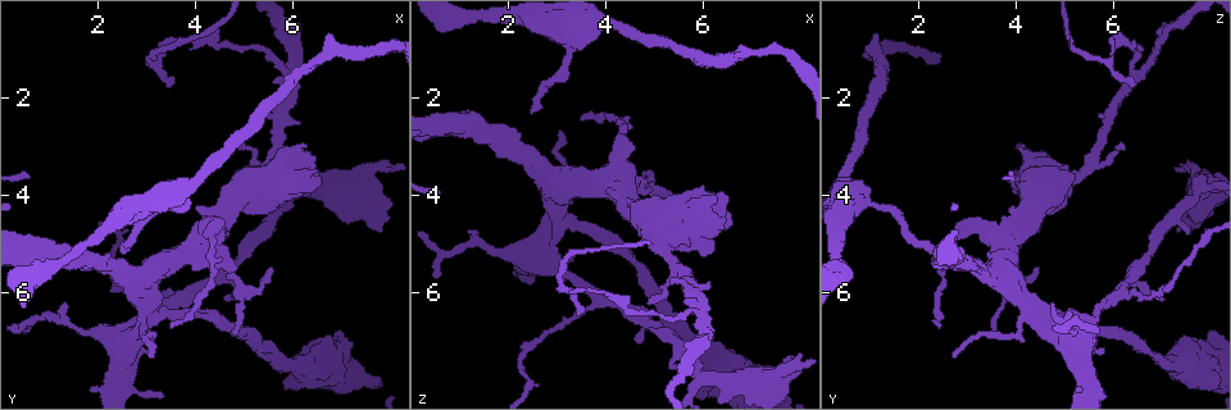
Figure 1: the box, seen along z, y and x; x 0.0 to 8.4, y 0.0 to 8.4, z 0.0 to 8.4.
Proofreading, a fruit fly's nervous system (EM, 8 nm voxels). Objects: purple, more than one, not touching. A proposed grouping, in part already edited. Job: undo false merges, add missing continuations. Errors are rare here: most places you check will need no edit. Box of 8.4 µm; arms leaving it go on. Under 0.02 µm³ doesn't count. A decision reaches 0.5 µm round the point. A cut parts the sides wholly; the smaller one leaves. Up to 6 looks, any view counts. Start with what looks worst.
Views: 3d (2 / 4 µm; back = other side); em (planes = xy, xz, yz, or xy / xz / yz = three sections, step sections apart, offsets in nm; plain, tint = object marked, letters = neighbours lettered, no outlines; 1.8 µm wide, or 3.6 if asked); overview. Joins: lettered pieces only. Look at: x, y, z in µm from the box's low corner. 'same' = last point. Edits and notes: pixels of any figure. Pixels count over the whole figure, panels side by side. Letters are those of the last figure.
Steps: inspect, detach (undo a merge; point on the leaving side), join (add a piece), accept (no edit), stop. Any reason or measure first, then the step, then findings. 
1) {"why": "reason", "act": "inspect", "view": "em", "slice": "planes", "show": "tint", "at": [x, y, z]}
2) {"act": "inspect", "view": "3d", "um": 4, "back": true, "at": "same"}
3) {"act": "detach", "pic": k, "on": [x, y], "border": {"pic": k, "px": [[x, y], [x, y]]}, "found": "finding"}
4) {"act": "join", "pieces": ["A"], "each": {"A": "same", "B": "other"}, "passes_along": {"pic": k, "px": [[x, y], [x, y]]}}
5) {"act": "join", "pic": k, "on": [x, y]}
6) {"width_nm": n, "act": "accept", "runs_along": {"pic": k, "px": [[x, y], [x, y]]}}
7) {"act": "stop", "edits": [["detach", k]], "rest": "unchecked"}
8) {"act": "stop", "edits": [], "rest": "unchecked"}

{"act": "inspect", "view": "3d", "um": 4, "at": [2.95, 6.15, 4.15]}

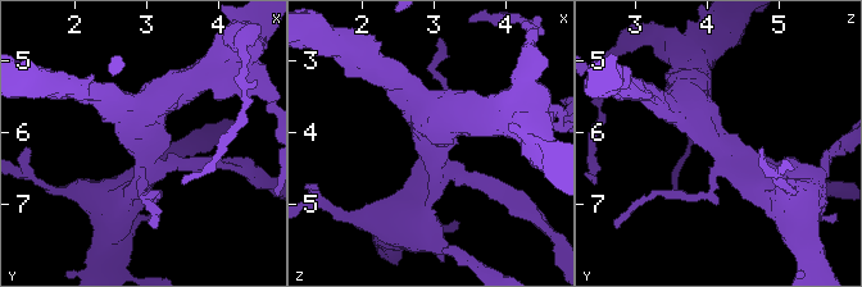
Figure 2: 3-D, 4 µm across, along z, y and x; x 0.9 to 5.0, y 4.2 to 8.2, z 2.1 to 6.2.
{"act": "inspect", "view": "em", "slice": "xy", "step": 4, "show": "letters", "at": [2.90, 6.20, 4.15]}

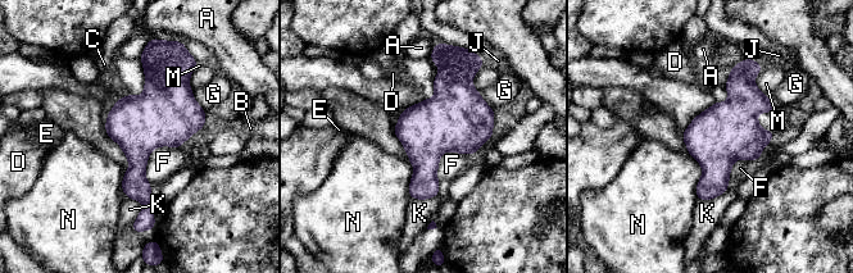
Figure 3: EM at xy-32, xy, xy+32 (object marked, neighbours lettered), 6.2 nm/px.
{"act": "accept", "each": {"A": "other", "B": "other", "C": "other", "D": "other", "E": "other", "F": "other", "G": "other", "J": "other", "K": "other", "M": "other", "N": "other"}, "border": {"pic": 3, "px": [[178, 148], [149, 154], [149, 183]]}, "found": "all the same neuron"}

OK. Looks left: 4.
{"why": "a narrow waist", "act": "inspect", "view": "3d", "um": 2, "at": [3.85, 6.00, 6.10]}

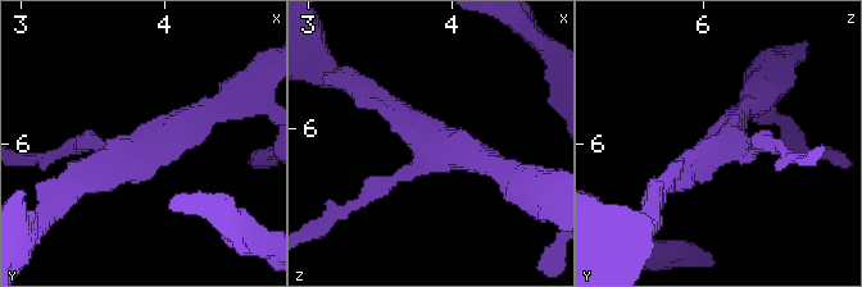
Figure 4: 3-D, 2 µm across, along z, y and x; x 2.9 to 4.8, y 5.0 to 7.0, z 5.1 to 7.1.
{"arms": 3, "why": "shape alone is not enough", "act": "inspect", "view": "em", "slice": "yz", "step": 16, "show": "tint", "at": [3.82, 6.08, 6.08]}

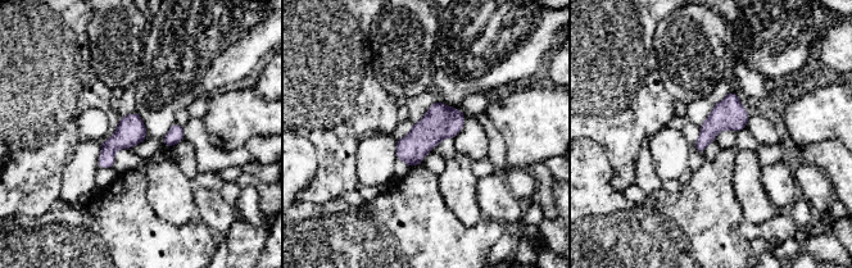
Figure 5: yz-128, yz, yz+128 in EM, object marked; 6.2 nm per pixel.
{"act": "inspect", "view": "em", "slice": "planes", "show": "letters", "at": "same"}

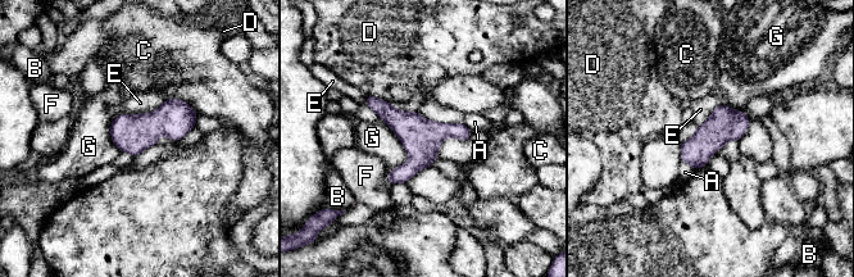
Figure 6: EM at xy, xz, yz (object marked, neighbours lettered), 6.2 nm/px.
{"width_nm": 220, "longest_contact_nm": ["G", 340], "act": "accept", "each": {"A": "other", "B": "other", "C": "other", "D": "other", "E": "other", "F": "other", "G": "other"}, "found": "continuous, no second neuron"}

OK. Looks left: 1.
{"act": "stop", "edits": [], "rest": "unchecked"}

